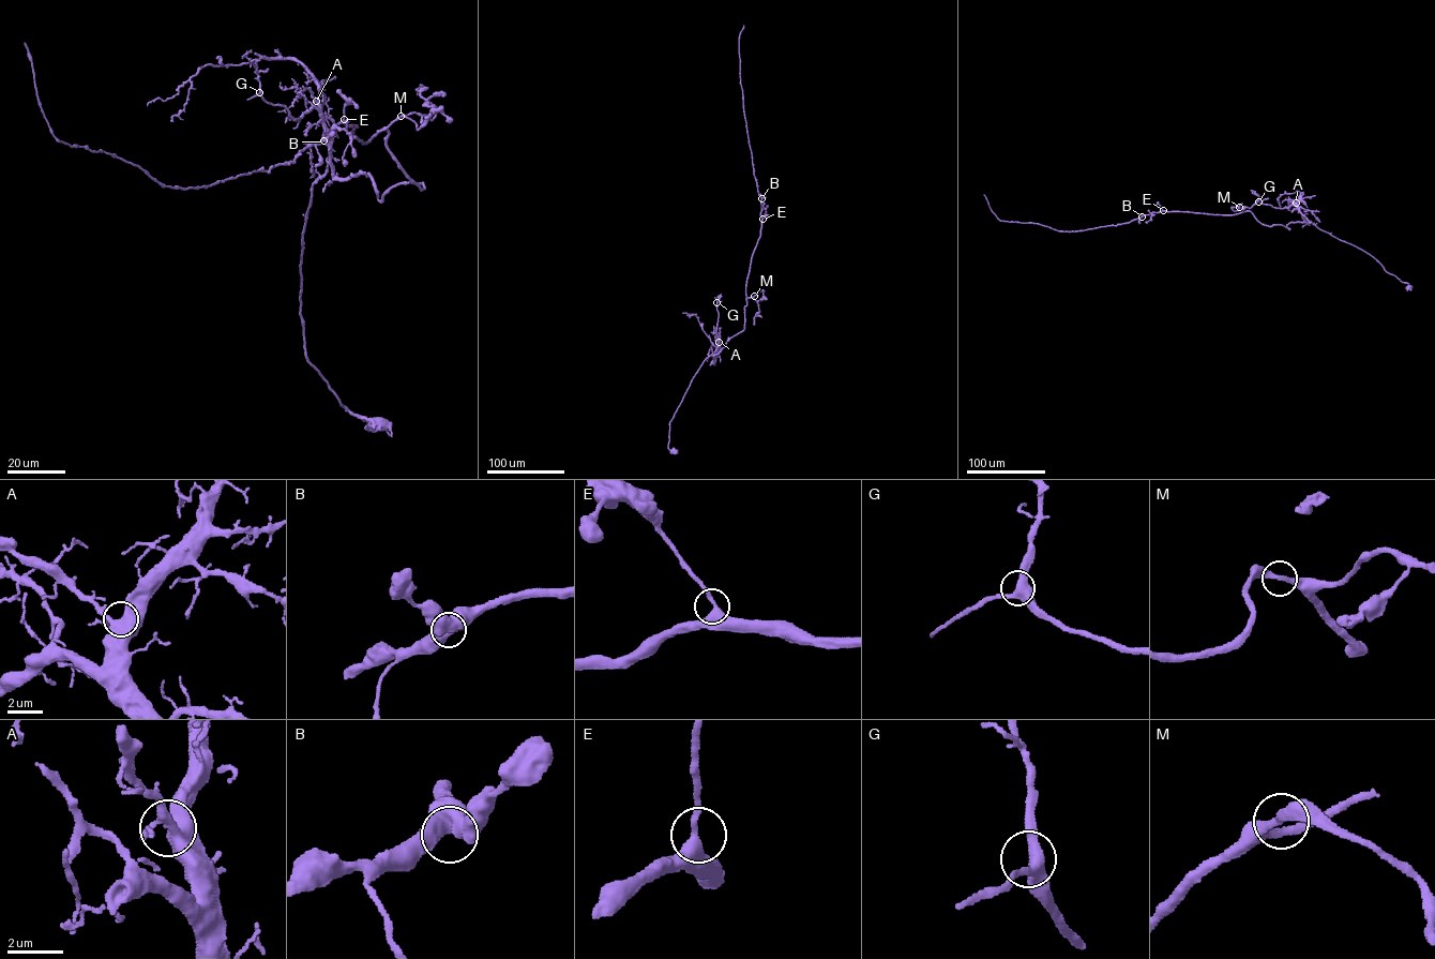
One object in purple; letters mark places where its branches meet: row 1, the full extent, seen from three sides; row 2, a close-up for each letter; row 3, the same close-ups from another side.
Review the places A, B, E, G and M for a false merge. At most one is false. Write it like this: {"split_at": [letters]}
{"split_at": []}

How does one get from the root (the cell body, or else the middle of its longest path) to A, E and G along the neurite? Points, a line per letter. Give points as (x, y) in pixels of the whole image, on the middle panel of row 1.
A: (675, 451), (668, 447), (670, 422), (691, 380), (719, 342)
E: (675, 451), (668, 448), (669, 424), (691, 380), (705, 360), (744, 329), (746, 281), (763, 219)
G: (675, 451), (668, 448), (669, 424), (691, 380), (719, 344), (716, 302)

